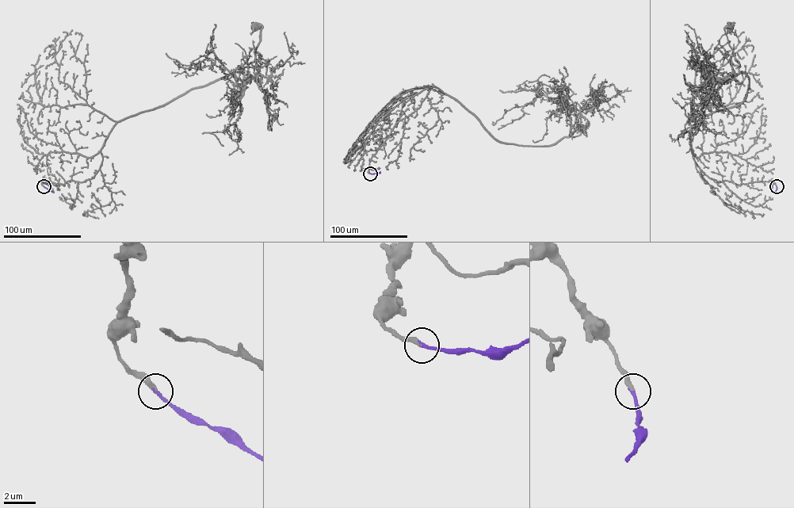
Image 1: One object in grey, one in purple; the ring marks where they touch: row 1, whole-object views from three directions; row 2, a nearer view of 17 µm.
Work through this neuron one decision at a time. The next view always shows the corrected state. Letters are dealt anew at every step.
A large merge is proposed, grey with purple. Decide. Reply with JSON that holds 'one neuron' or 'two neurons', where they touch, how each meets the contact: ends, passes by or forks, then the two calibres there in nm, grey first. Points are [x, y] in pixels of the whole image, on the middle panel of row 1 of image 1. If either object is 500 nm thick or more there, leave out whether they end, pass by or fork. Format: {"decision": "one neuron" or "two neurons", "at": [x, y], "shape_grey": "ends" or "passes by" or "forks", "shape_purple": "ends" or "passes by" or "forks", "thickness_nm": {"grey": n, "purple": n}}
{"decision": "one neuron", "at": [370, 173], "shape_grey": "ends", "shape_purple": "ends", "thickness_nm": {"grey": 320, "purple": 190}}

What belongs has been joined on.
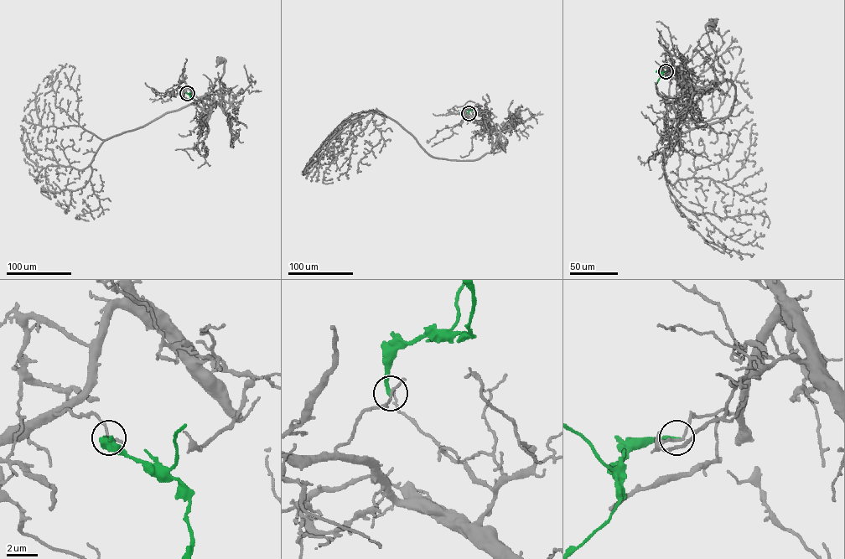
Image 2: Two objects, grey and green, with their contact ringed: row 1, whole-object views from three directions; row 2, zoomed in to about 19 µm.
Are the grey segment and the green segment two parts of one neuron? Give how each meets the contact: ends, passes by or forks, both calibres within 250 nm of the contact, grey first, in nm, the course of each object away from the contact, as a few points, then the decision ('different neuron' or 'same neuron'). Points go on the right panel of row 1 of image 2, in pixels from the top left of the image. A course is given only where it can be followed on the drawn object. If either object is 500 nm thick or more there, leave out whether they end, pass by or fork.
grey passes by; green ends there; 140 nm thick on the grey side, 240 nm on the other; grey runs (666, 71), (672, 64), (679, 83), (701, 92), (723, 80), (724, 69), (717, 64), (706, 28), (712, 23); green runs (666, 71), (657, 83); different neuron

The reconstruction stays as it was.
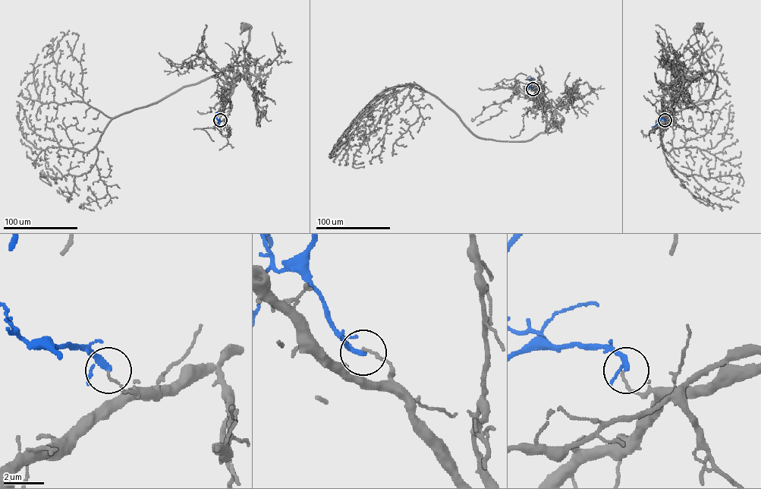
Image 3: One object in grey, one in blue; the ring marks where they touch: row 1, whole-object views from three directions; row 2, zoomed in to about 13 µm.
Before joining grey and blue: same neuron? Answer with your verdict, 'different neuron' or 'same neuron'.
different neuron

